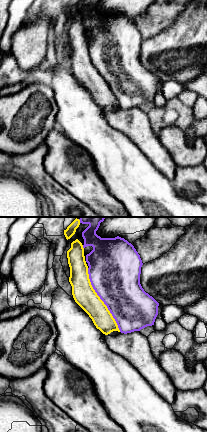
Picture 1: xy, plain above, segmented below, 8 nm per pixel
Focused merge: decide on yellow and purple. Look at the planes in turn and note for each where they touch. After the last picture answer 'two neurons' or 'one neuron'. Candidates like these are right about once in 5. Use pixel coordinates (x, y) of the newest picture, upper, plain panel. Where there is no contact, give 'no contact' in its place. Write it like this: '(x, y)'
(101, 76)

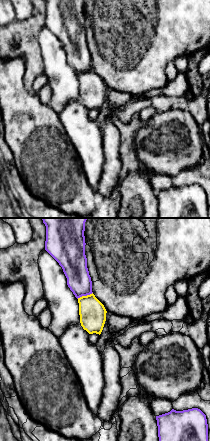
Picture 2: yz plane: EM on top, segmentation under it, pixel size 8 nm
(84, 72)

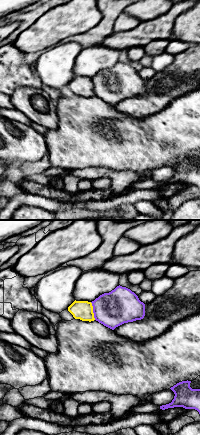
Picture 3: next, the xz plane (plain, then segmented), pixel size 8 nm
(92, 87)

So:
two neurons

